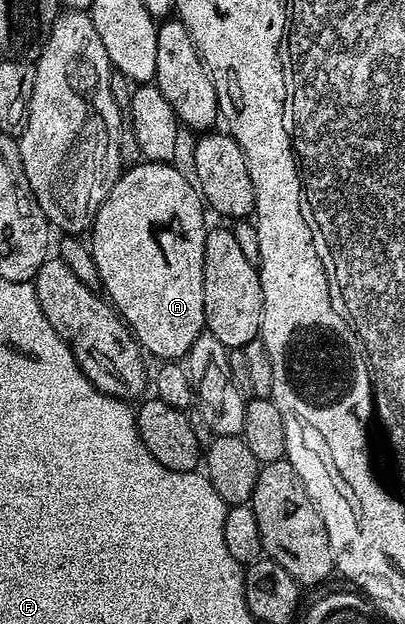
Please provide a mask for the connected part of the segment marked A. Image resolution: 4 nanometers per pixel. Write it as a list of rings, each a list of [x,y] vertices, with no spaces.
[[[141,161],[134,167],[121,170],[116,178],[116,184],[110,189],[106,201],[98,209],[90,228],[90,246],[94,265],[98,269],[100,278],[100,287],[109,303],[116,309],[116,314],[127,323],[128,328],[132,330],[137,343],[149,356],[157,355],[160,361],[180,361],[188,354],[188,350],[194,345],[198,336],[205,334],[206,324],[204,322],[204,242],[208,236],[206,226],[204,227],[205,204],[202,202],[202,196],[194,186],[193,180],[188,179],[172,163],[149,163]]]

